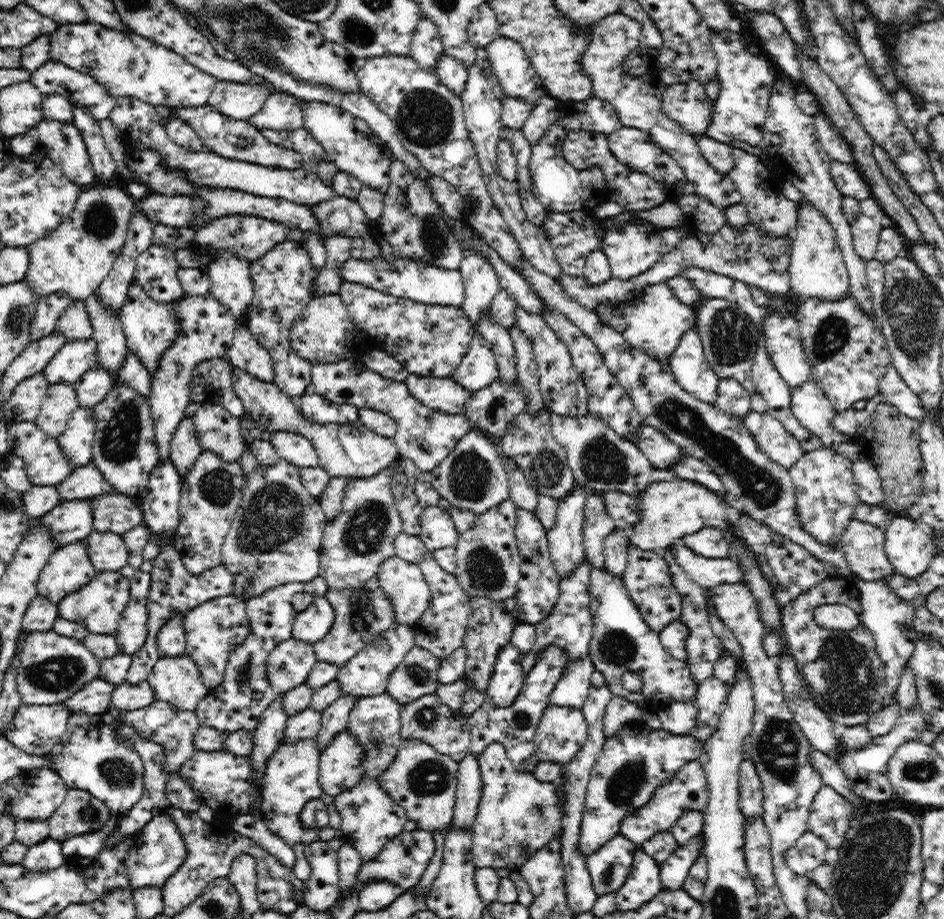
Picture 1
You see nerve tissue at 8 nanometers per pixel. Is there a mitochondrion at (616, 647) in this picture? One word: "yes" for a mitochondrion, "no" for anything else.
yes

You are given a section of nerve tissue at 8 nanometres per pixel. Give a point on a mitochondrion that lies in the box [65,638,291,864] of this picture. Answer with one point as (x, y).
(118, 772)

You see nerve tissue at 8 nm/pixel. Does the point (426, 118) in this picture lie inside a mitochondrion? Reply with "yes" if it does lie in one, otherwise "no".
yes

